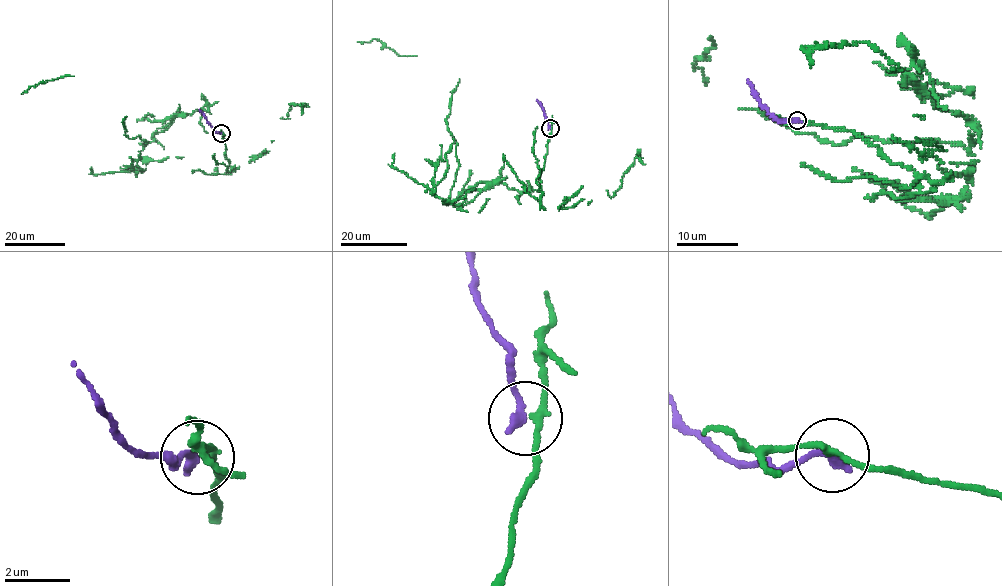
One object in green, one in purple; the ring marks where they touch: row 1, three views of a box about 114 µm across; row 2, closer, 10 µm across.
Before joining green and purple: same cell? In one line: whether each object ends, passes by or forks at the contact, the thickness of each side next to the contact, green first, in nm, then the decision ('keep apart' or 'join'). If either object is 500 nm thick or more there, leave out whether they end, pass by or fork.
green passes by; purple ends; calibres 180 and 320 nm; keep apart

